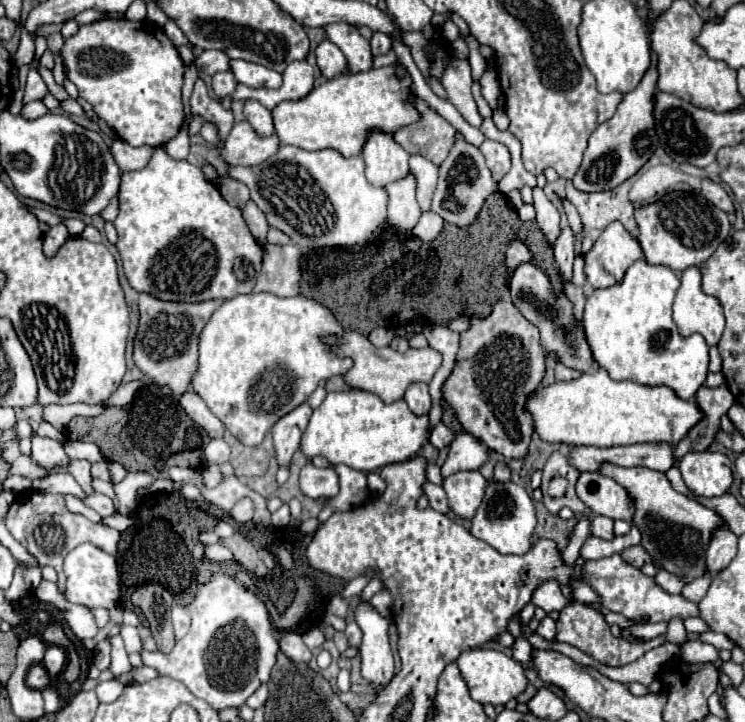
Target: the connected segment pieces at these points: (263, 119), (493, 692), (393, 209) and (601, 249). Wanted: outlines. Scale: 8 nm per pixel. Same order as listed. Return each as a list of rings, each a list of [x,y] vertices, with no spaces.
[[[246,100],[244,106],[244,116],[248,124],[258,132],[258,136],[272,136],[274,134],[274,124],[272,124],[272,114],[266,106],[262,106],[256,100]]]
[[[486,648],[466,650],[458,656],[456,664],[460,668],[462,678],[466,680],[470,696],[480,704],[492,704],[492,706],[506,704],[508,700],[516,698],[528,684],[528,680],[524,676],[524,666],[498,650],[486,650]]]
[[[410,172],[406,178],[396,180],[386,186],[388,190],[388,224],[406,232],[412,230],[420,218],[420,208],[416,202],[416,180]]]
[[[608,224],[590,252],[584,256],[584,274],[592,288],[608,288],[622,280],[630,264],[642,258],[638,240],[622,228],[622,224]]]

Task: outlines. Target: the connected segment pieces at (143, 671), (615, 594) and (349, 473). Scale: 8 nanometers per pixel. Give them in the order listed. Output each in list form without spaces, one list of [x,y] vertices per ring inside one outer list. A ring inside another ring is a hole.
[[[140,666],[140,668],[134,668],[130,674],[126,674],[126,676],[120,676],[120,680],[124,682],[124,684],[128,684],[128,682],[132,682],[132,684],[142,684],[142,682],[148,682],[150,678],[156,678],[158,676],[158,672],[154,670],[154,668],[148,668],[148,666]]]
[[[620,554],[602,558],[602,560],[590,560],[586,562],[586,582],[602,596],[604,606],[610,612],[618,612],[630,620],[640,620],[644,616],[650,616],[650,622],[662,622],[670,620],[674,616],[688,618],[688,616],[698,616],[698,604],[684,598],[682,594],[668,594],[660,590],[654,584],[654,578],[644,576],[638,568],[626,564]]]
[[[338,464],[334,468],[340,478],[340,494],[326,504],[338,512],[346,512],[350,508],[364,504],[368,500],[368,492],[370,492],[368,482],[366,482],[366,474],[360,470],[354,470],[346,464]]]

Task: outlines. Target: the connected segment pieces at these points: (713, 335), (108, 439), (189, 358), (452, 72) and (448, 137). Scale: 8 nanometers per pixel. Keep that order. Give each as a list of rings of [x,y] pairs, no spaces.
[[[688,268],[674,298],[674,322],[684,338],[702,334],[708,346],[716,346],[724,330],[722,306],[700,290],[700,268]]]
[[[156,384],[144,386],[136,398],[122,408],[108,406],[96,418],[74,416],[66,426],[66,438],[94,442],[100,446],[106,460],[122,464],[128,472],[148,472],[152,476],[160,476],[160,472],[166,470],[166,462],[176,466],[196,464],[204,470],[204,448],[212,440],[202,426],[188,418],[178,400],[166,396]]]
[[[140,294],[140,324],[134,338],[134,364],[156,384],[168,384],[174,394],[180,396],[190,386],[190,378],[196,370],[198,334],[220,304],[222,300],[198,304],[164,302],[150,294]]]
[[[454,58],[454,62],[450,62],[450,68],[446,68],[446,72],[442,76],[442,86],[446,88],[448,100],[456,106],[456,110],[462,114],[462,118],[468,124],[480,128],[484,118],[480,116],[474,96],[470,92],[470,88],[472,88],[470,62]]]
[[[414,96],[414,100],[418,100],[418,112],[422,112],[422,120],[418,120],[418,124],[398,128],[398,132],[394,132],[392,136],[408,154],[422,154],[430,162],[440,166],[454,144],[456,130],[422,98]]]

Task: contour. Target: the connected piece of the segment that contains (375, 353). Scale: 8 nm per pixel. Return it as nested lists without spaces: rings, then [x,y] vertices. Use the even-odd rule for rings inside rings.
[[[344,330],[342,336],[324,336],[322,342],[328,344],[330,350],[336,356],[352,358],[354,364],[344,374],[344,382],[350,388],[372,392],[378,398],[382,398],[386,404],[390,404],[394,400],[400,400],[404,396],[408,384],[412,384],[412,382],[430,382],[434,372],[438,370],[438,366],[442,362],[442,356],[436,350],[432,350],[430,346],[428,348],[420,348],[420,350],[410,348],[404,354],[400,354],[400,352],[392,350],[390,346],[384,346],[384,348],[372,346],[366,336],[362,336],[360,332],[354,332],[354,330]]]

